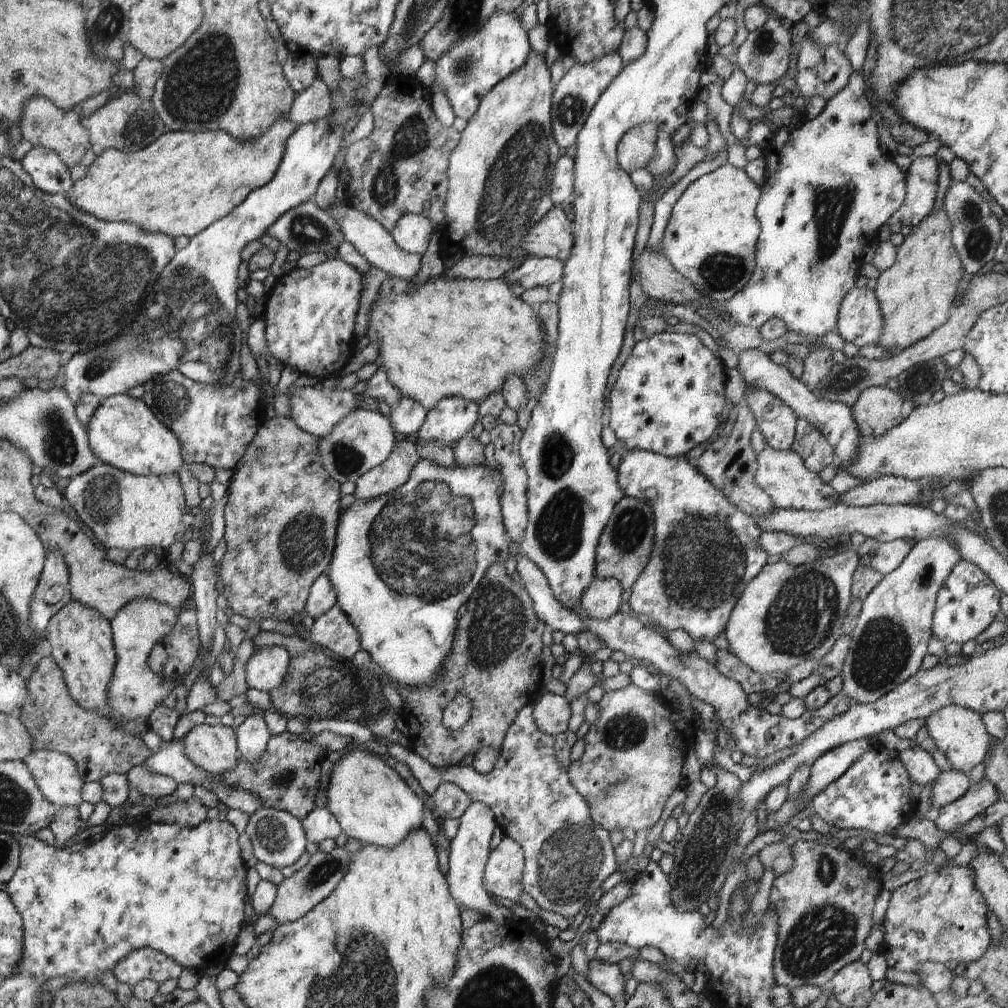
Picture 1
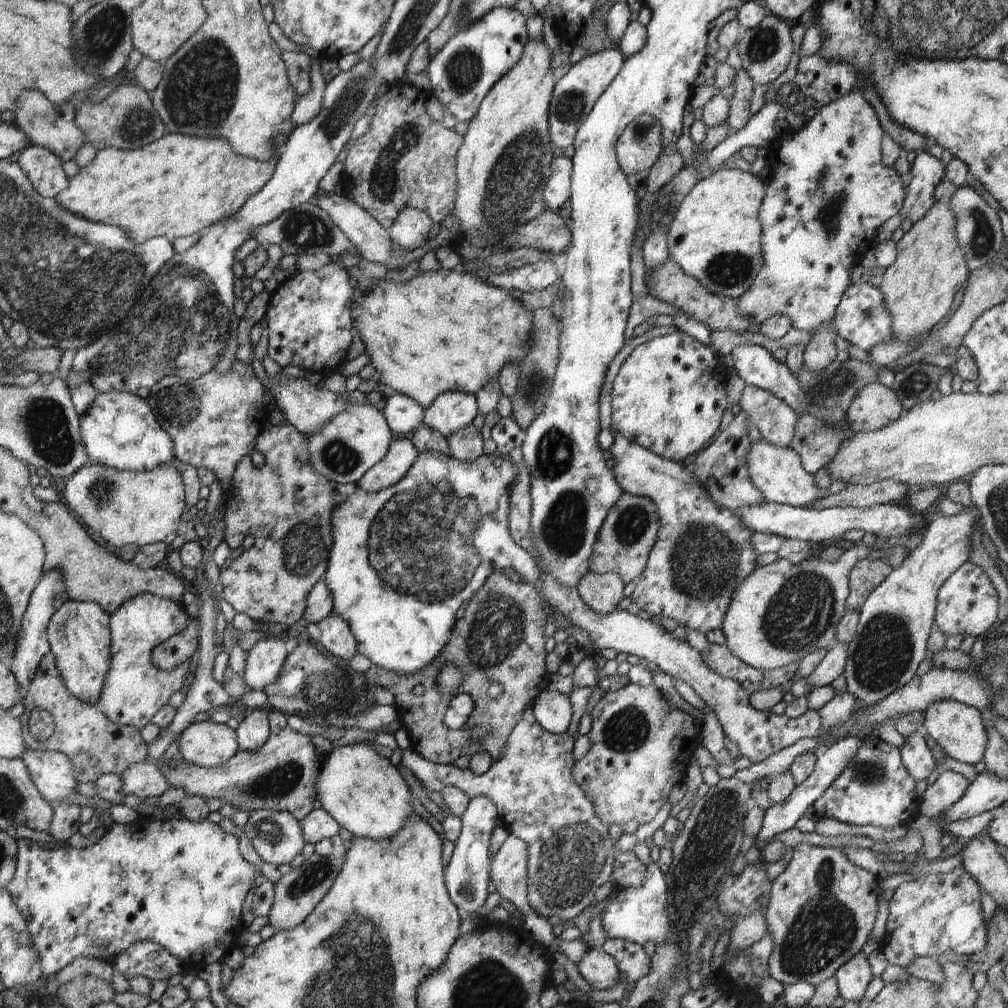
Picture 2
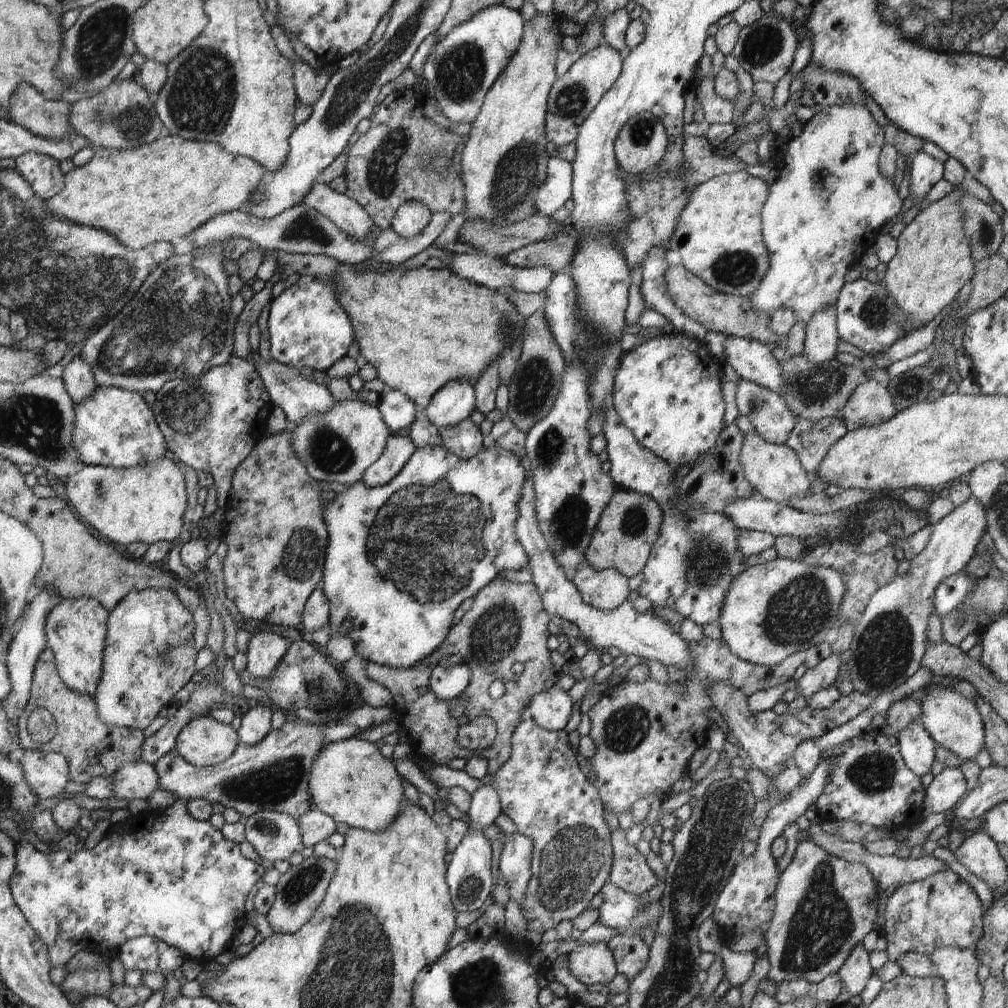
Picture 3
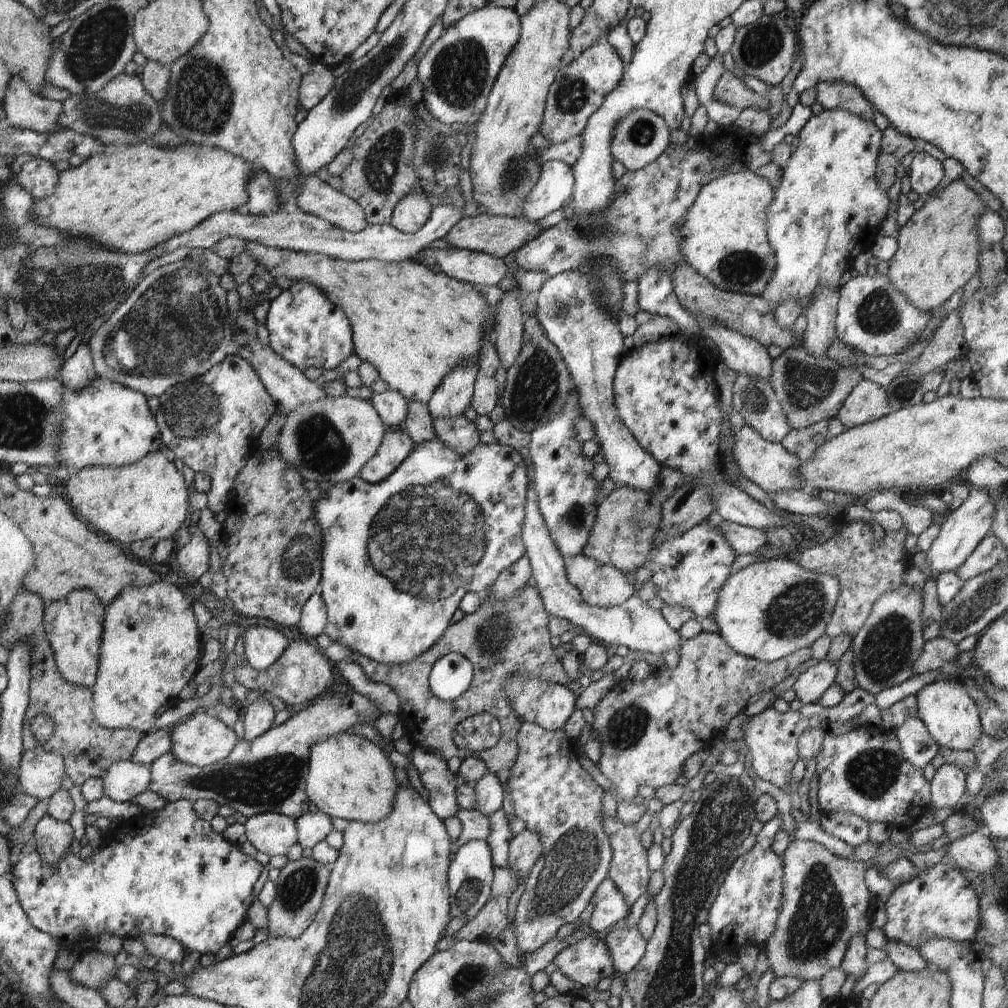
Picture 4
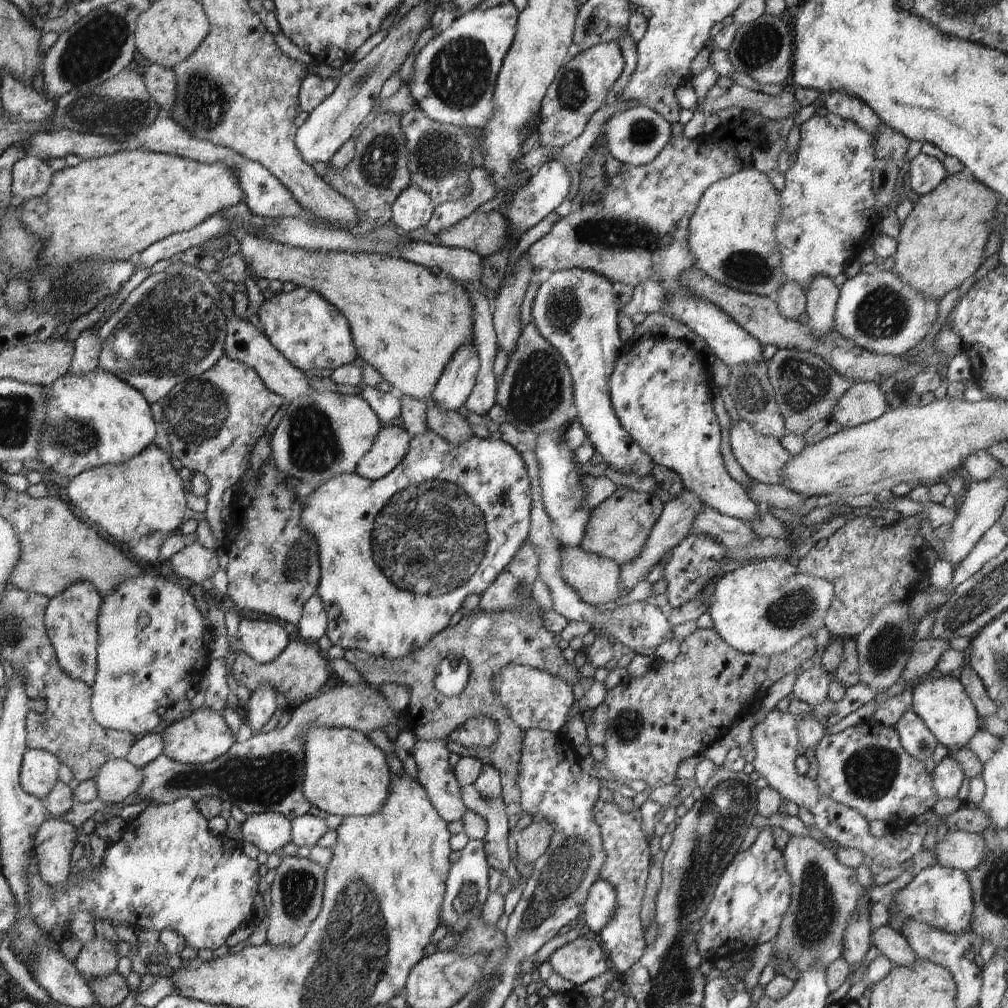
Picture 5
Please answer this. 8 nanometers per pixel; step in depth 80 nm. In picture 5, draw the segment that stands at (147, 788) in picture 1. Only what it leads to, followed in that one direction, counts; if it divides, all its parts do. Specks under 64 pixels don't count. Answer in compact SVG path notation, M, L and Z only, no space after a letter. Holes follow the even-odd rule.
M125 758L108 761L99 768L94 778L97 798L107 805L122 802L126 796L136 792L142 779L142 769L130 764Z

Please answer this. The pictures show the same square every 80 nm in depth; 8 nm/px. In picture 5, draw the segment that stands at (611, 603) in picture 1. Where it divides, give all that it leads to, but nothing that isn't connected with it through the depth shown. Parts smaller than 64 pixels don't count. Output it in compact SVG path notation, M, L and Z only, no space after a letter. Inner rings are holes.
M564 547L561 550L560 574L585 603L591 605L613 602L616 598L626 595L626 591L619 581L620 566L611 558L603 557L598 553L582 550L582 547Z

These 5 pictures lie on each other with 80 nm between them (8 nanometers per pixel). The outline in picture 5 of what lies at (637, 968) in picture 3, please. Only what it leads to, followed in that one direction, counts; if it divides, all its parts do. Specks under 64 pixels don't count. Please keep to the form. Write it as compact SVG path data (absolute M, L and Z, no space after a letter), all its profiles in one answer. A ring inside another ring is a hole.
M598 799L593 806L593 819L599 826L606 853L599 878L609 882L617 896L616 912L597 935L603 950L614 962L616 971L623 974L642 958L644 949L647 947L641 923L641 904L652 864L650 847L640 827L642 826L642 815L638 807L634 807L631 812L624 812L614 800Z

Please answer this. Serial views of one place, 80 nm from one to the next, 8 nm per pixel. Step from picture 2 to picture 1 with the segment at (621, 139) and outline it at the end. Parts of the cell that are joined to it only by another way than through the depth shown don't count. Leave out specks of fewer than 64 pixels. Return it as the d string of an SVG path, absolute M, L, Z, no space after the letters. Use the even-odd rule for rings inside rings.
M640 123L622 136L617 144L617 161L630 173L647 168L655 151L657 128L652 123Z

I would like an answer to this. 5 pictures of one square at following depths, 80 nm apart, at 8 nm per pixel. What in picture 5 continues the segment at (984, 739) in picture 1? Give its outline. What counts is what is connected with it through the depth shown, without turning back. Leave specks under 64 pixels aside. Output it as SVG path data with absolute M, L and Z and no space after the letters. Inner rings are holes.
M956 674L941 675L940 677L928 675L917 680L912 686L912 690L911 711L924 721L927 729L946 748L965 747L970 738L980 730L978 728L979 714Z

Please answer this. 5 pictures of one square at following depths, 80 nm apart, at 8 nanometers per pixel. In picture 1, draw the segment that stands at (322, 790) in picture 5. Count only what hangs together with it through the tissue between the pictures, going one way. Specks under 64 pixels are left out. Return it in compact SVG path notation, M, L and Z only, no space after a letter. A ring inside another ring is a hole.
M347 748L345 753L336 762L329 776L329 787L326 798L328 810L336 817L341 829L348 837L356 838L366 845L376 845L391 849L405 839L414 829L422 829L422 814L424 802L416 796L408 784L394 770L398 761L390 756L386 761L368 750Z

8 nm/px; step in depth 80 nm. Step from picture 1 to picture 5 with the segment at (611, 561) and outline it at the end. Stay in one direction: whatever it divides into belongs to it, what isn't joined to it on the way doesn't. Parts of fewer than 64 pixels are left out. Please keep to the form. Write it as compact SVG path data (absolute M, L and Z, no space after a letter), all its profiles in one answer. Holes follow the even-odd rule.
M617 487L610 498L591 510L585 535L581 540L582 550L611 558L619 566L629 563L641 554L648 535L660 518L663 505L657 494L639 493L634 489Z

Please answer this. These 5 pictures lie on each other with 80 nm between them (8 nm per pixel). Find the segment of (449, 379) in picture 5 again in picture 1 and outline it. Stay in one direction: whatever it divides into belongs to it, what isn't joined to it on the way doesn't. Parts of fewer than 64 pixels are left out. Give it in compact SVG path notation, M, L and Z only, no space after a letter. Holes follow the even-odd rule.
M462 397L441 398L436 407L427 411L419 437L426 442L457 443L470 433L479 418L479 404Z

